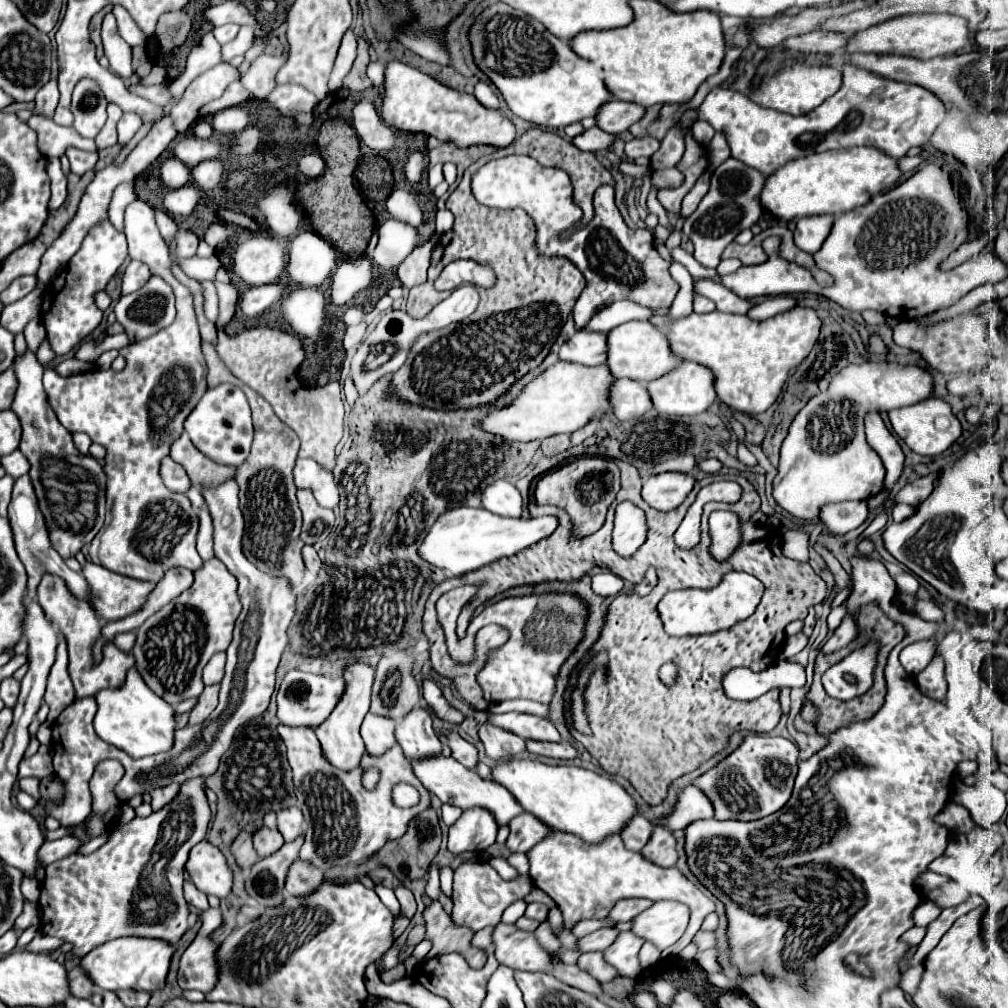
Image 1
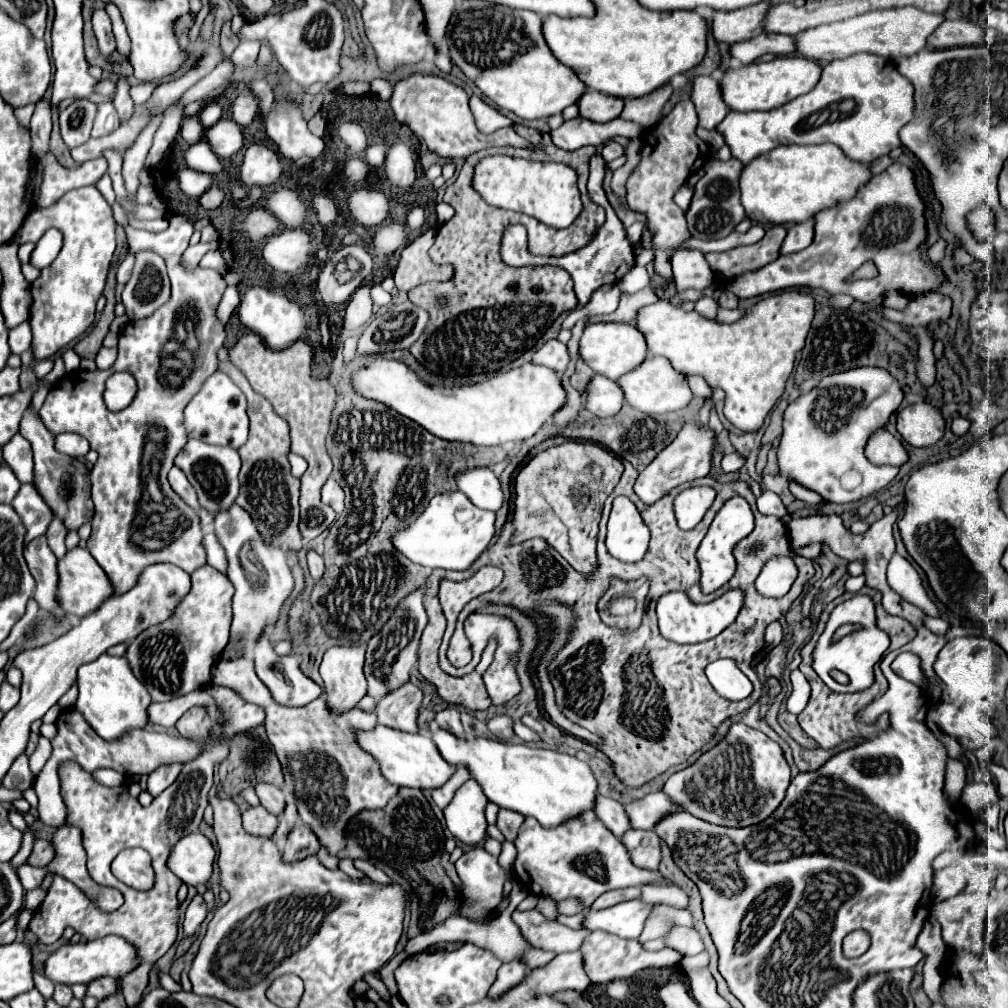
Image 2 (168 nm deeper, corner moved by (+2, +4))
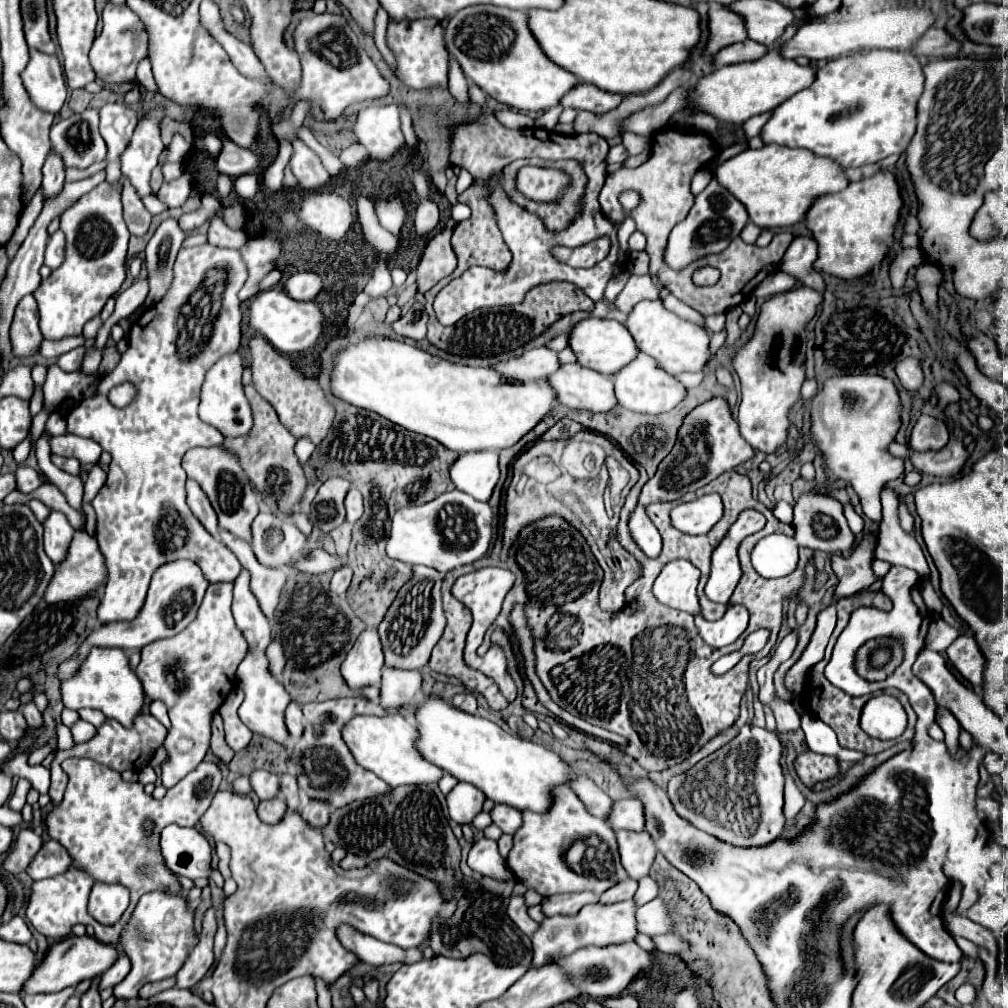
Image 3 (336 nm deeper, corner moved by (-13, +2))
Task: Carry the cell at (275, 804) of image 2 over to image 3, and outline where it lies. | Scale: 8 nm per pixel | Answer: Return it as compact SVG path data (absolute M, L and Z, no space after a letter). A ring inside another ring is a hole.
M255 770L251 774L251 786L255 790L255 794L259 796L259 800L267 800L267 798L277 798L279 794L279 776L265 772L265 770Z

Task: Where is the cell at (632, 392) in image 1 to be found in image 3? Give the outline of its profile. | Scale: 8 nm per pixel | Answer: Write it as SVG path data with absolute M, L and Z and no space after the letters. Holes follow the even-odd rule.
M563 364L555 374L549 376L549 382L551 382L553 390L557 392L559 402L569 408L577 408L577 410L585 408L589 412L607 412L617 406L611 378L603 376L595 370L589 370L589 368L581 368L579 364Z

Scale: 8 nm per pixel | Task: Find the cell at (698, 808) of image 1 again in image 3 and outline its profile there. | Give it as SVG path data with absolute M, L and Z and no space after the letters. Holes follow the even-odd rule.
M617 800L611 816L607 818L607 822L613 830L623 828L623 830L641 832L641 830L645 830L643 804L639 800Z

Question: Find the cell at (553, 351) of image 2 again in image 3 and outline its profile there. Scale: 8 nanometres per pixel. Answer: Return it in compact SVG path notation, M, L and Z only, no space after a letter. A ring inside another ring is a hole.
M535 348L525 352L521 358L513 358L509 362L499 362L491 368L501 372L505 378L525 382L525 380L535 380L535 378L547 378L555 370L559 370L561 362L555 350L551 348Z

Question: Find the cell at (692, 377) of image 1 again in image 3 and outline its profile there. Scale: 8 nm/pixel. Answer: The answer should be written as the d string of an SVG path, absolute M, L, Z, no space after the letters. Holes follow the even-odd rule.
M643 352L629 366L619 370L613 380L619 406L641 414L663 414L667 410L673 410L687 396L687 388L675 376L667 374L651 356Z

